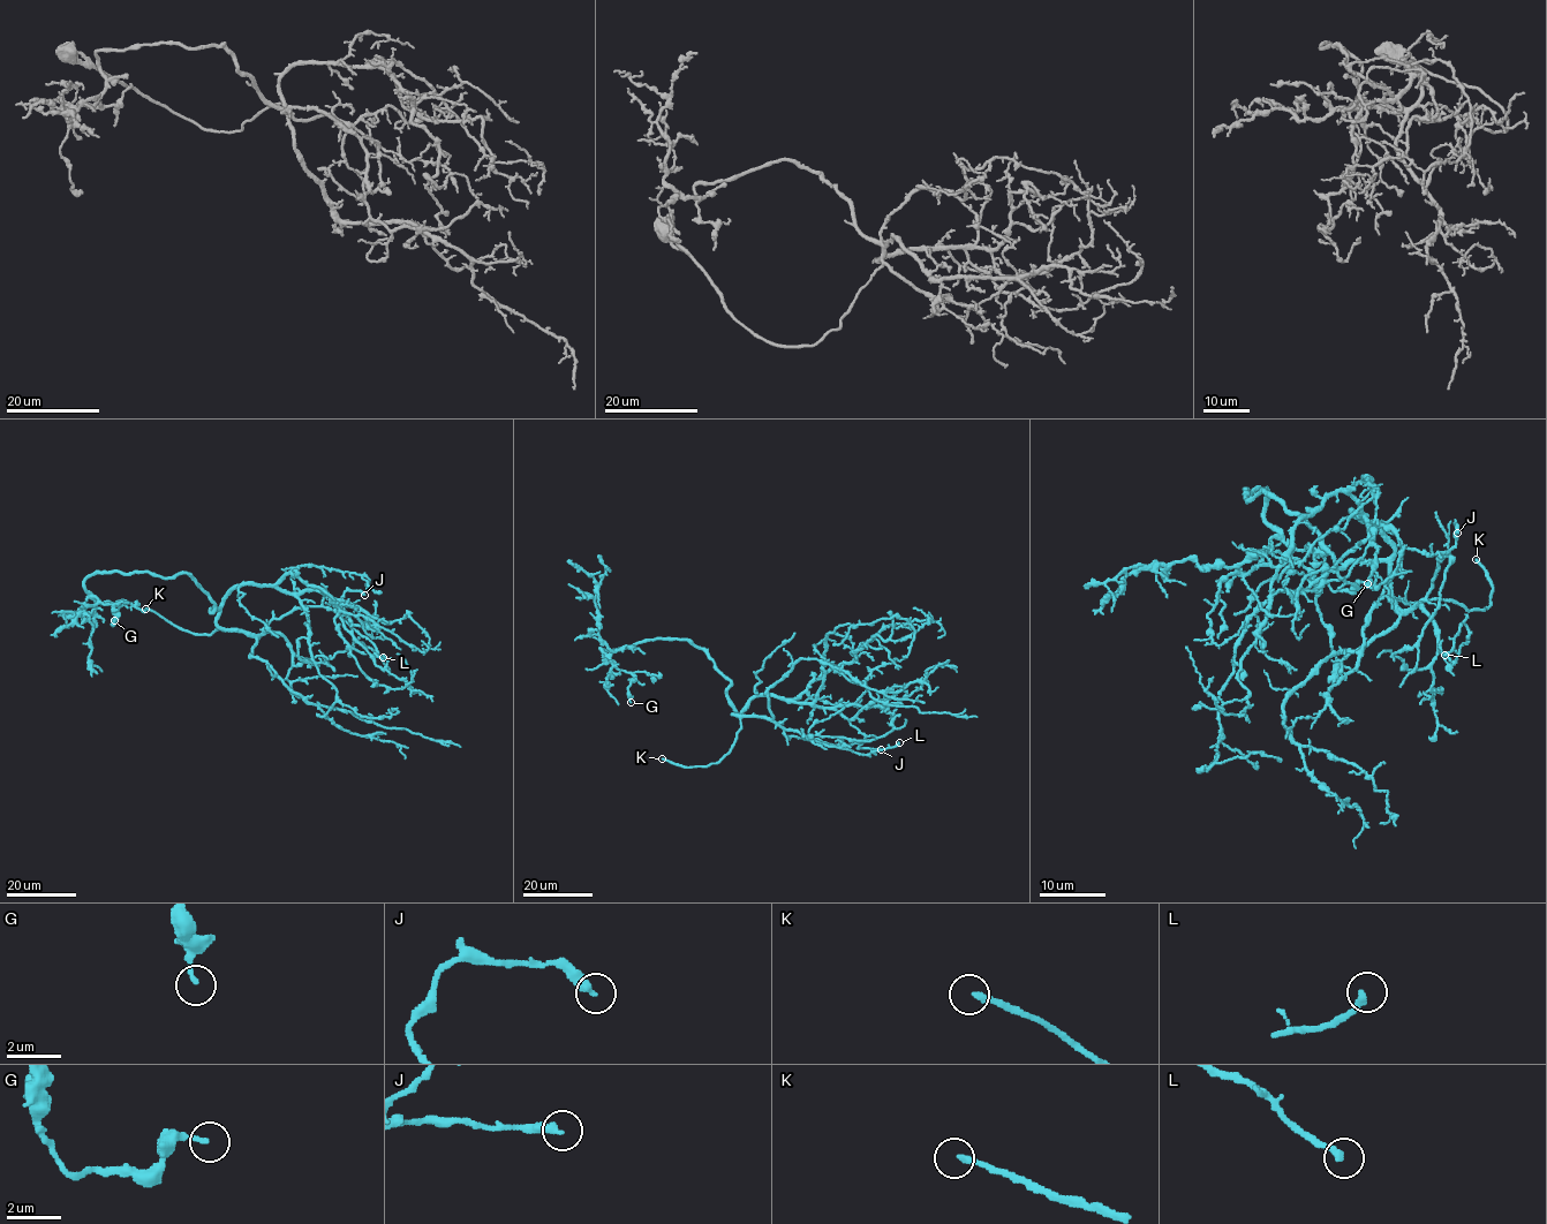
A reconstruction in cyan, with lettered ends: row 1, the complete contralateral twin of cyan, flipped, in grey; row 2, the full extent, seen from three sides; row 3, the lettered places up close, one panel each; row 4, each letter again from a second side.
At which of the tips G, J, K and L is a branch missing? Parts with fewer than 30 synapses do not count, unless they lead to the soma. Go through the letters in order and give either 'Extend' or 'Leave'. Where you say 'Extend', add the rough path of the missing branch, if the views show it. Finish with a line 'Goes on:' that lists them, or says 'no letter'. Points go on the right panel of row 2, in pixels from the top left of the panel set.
G: Leave
J: Leave
K: Extend. Course of what is missing: (1476, 559), (1457, 543), (1423, 533), (1400, 520), (1373, 514), (1297, 520), (1262, 511), (1216, 510), (1207, 503)
L: Leave
Goes on: K

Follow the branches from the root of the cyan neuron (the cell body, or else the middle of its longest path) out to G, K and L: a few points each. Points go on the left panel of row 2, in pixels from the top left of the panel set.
G: (220, 607), (210, 611), (213, 602), (187, 573), (93, 573), (83, 588), (97, 603), (118, 606), (114, 620)
K: (220, 607), (216, 622), (224, 631), (216, 629), (211, 634), (181, 629), (145, 609)
L: (220, 607), (219, 626), (255, 634), (279, 633), (295, 655), (314, 662), (351, 649), (354, 642), (383, 657)

